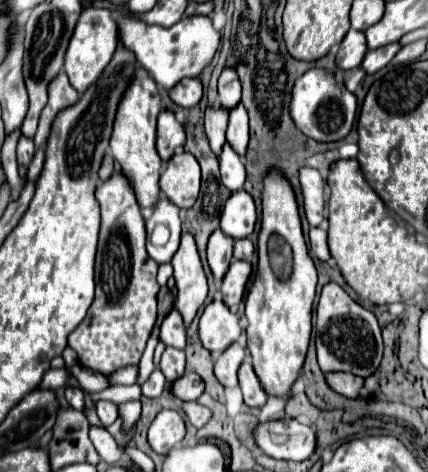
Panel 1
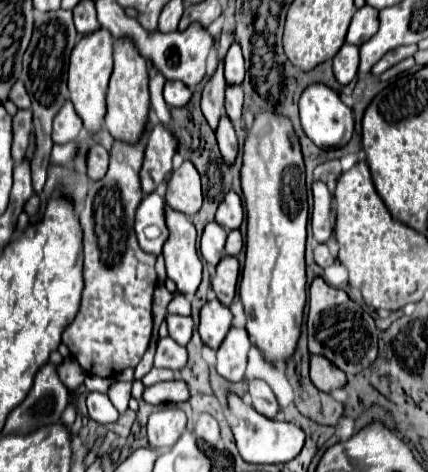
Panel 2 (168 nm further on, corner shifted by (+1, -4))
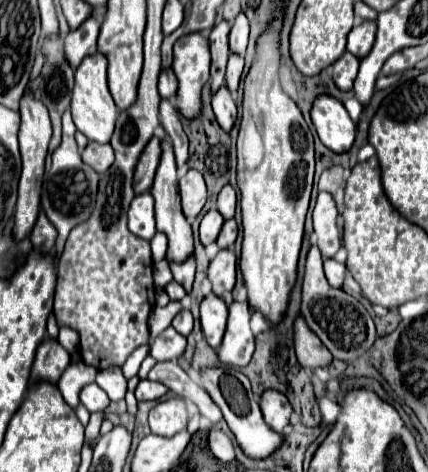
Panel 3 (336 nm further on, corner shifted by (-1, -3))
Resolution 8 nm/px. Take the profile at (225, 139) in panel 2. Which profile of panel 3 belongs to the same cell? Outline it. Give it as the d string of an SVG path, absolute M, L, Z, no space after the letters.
M227 85L219 87L219 91L213 95L213 111L219 119L219 125L225 129L225 131L231 131L233 127L233 121L237 117L237 107L235 107L235 101L233 101L233 95L231 91L227 89Z

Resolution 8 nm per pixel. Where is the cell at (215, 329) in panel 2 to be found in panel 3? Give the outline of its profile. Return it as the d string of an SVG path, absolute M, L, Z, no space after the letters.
M211 293L201 301L199 313L201 313L201 329L205 339L213 349L217 349L227 325L227 305L221 297Z

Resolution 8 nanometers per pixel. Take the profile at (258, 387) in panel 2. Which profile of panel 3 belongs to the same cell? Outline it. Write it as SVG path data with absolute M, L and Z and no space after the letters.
M265 391L261 397L261 413L273 431L283 433L283 429L289 425L289 417L291 417L293 409L283 393Z

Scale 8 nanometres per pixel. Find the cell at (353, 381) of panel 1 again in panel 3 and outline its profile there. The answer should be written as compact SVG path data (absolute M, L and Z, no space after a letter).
M299 315L293 321L293 343L295 343L295 355L297 361L307 369L313 371L315 367L329 365L333 355L323 347L321 339L307 327L303 315Z

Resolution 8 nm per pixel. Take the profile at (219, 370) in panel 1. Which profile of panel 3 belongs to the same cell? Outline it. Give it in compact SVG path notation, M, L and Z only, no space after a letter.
M233 301L229 303L227 331L217 351L219 361L231 367L245 367L251 361L255 349L255 337L249 327L249 303Z

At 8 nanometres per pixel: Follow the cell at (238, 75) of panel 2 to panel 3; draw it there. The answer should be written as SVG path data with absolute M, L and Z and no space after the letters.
M239 13L231 25L231 33L229 33L229 45L231 51L239 51L245 53L247 47L247 37L249 37L249 21L243 13Z

